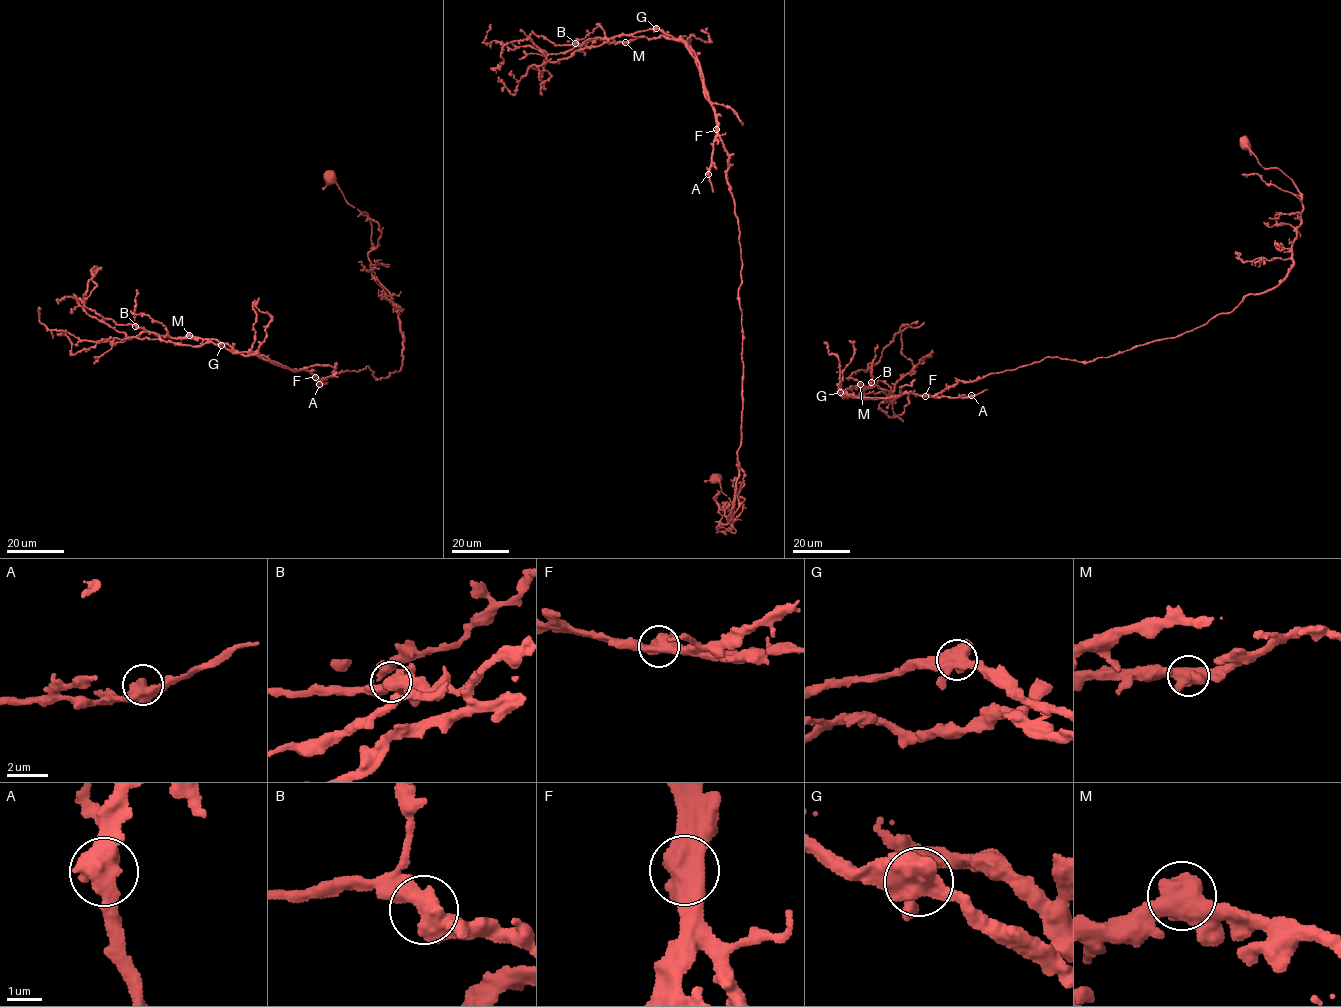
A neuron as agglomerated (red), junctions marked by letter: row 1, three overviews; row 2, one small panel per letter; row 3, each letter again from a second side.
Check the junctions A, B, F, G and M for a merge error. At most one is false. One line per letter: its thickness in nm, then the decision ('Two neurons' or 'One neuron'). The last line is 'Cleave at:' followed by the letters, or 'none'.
A: Thickness 550 nm. One neuron
B: Thickness 550 nm. One neuron
F: Thickness 700 nm. Two neurons
G: Thickness 600 nm. One neuron
M: Thickness 650 nm. One neuron
Cleave at: F

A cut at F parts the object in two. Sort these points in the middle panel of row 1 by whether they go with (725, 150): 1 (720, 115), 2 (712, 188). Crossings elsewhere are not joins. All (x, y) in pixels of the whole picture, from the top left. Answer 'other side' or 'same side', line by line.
1: same side
2: other side

